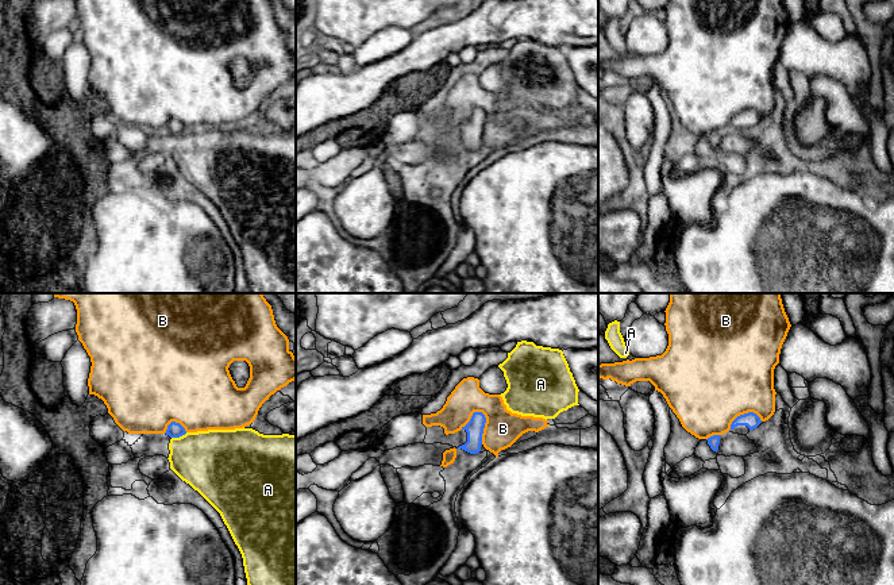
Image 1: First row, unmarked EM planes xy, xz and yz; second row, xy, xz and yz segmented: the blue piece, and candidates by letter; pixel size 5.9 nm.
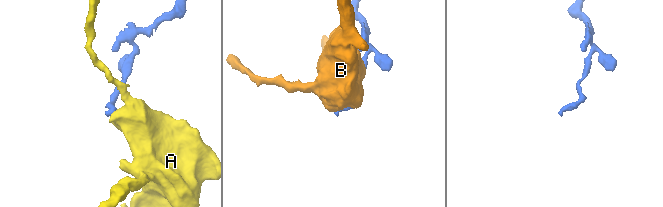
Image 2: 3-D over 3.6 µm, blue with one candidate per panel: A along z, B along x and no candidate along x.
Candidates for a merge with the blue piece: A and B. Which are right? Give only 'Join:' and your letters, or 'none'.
Join: none

